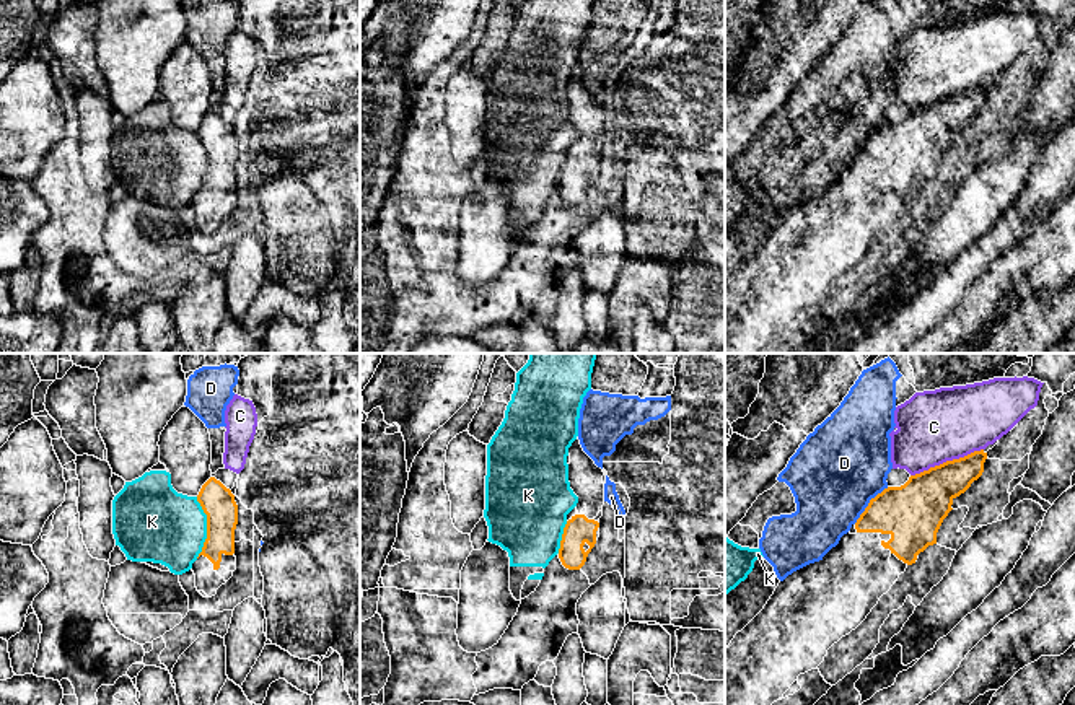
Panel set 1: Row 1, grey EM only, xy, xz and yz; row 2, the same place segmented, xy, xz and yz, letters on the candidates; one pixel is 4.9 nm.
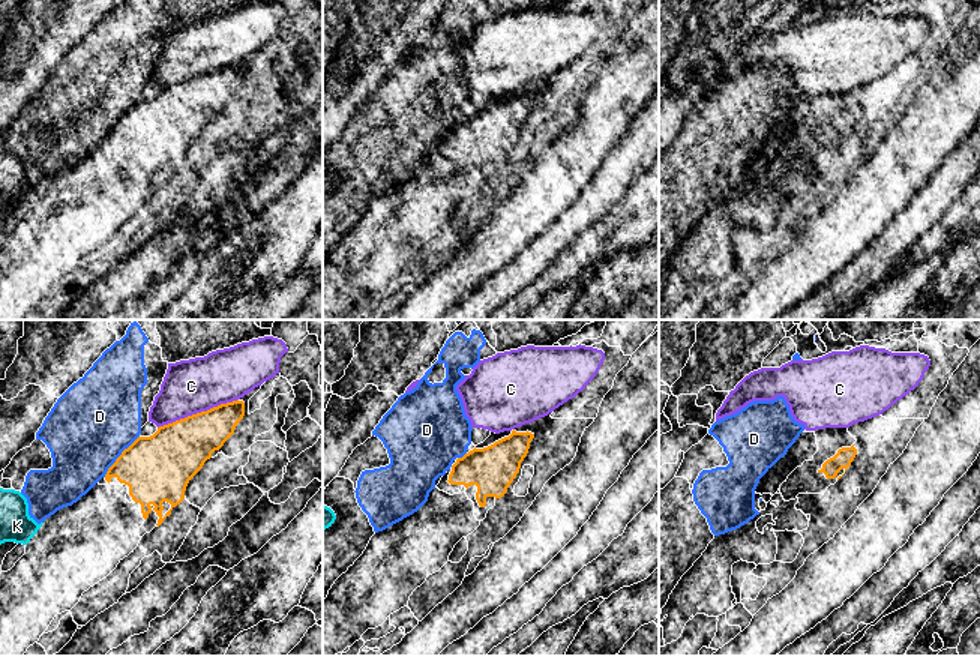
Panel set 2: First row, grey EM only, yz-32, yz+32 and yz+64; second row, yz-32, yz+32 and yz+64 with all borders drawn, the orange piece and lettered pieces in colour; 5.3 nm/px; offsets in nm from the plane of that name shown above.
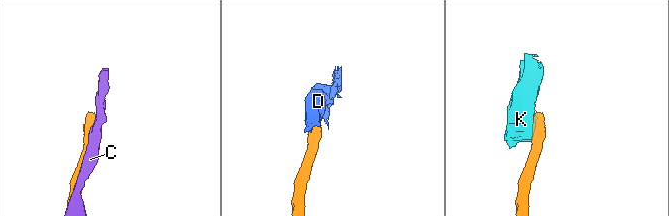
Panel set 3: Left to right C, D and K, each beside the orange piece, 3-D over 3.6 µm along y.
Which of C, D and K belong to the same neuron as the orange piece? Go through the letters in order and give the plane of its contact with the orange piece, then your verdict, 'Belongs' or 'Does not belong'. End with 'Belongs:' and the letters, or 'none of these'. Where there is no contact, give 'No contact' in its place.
C: Touches orange in yz. Does not belong
D: Touches orange in yz. Does not belong
K: Touches orange in xy. Does not belong
Belongs: none of these

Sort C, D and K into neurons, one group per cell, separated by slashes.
C / D / K

